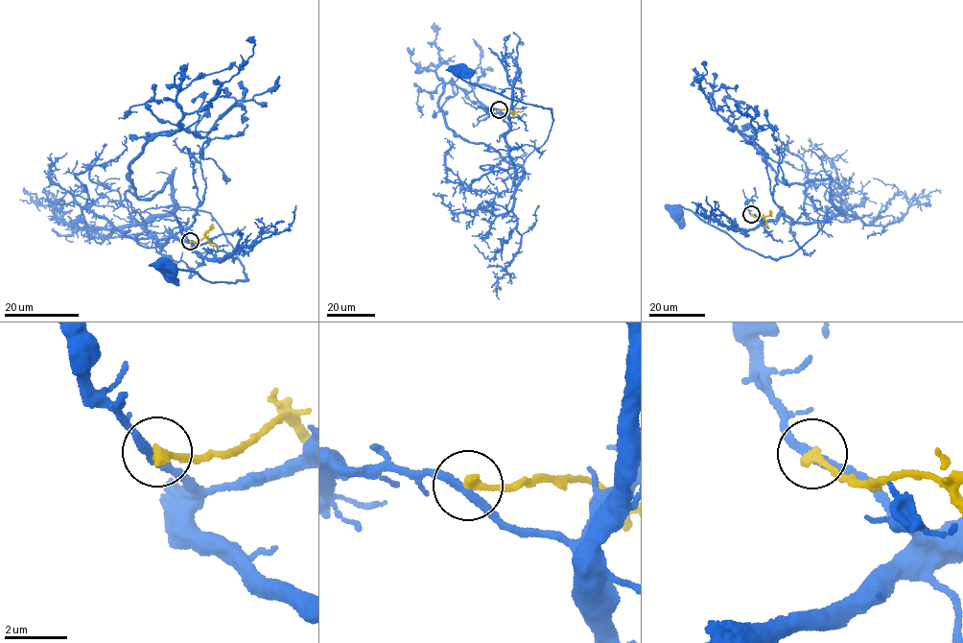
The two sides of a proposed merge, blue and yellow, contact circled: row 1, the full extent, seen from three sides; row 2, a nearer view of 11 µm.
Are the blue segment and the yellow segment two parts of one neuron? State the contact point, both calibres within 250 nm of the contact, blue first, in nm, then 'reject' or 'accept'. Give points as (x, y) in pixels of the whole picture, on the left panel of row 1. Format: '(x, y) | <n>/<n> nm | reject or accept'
(190, 241) | 280/300 nm | reject

